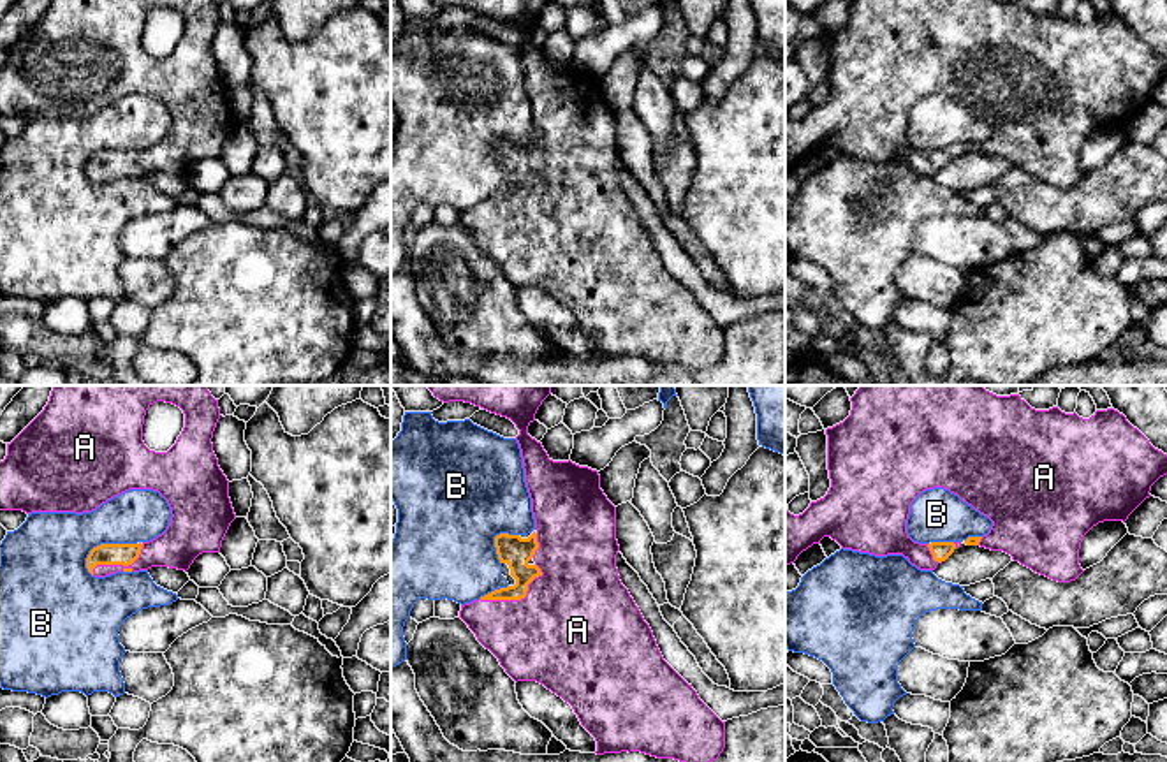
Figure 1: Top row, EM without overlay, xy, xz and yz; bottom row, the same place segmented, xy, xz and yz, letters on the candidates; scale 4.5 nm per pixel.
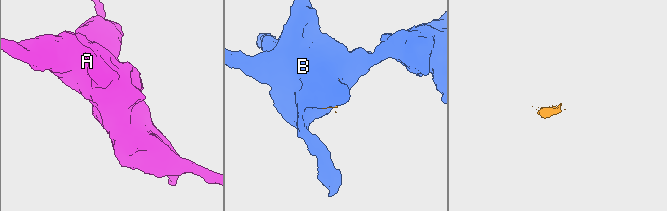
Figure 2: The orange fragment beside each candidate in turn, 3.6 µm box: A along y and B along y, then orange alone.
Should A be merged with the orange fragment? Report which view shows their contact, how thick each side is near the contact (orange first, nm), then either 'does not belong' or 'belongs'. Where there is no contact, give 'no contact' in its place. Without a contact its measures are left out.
xz | 140/460 nm | belongs

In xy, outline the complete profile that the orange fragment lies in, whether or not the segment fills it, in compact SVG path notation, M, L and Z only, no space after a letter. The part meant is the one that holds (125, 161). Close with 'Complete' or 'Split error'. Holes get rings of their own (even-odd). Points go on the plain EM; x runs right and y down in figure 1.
M51 0L44 16L7 49L7 62L0 67L0 116L83 120L128 95L153 95L171 113L172 123L167 136L143 150L100 150L90 157L86 174L95 183L151 172L187 178L199 160L220 158L222 146L236 125L229 104L229 86L218 72L211 49L218 25L218 5L211 0ZM157 7L172 9L185 19L185 33L167 58L150 56L143 48L146 16Z. Split error

